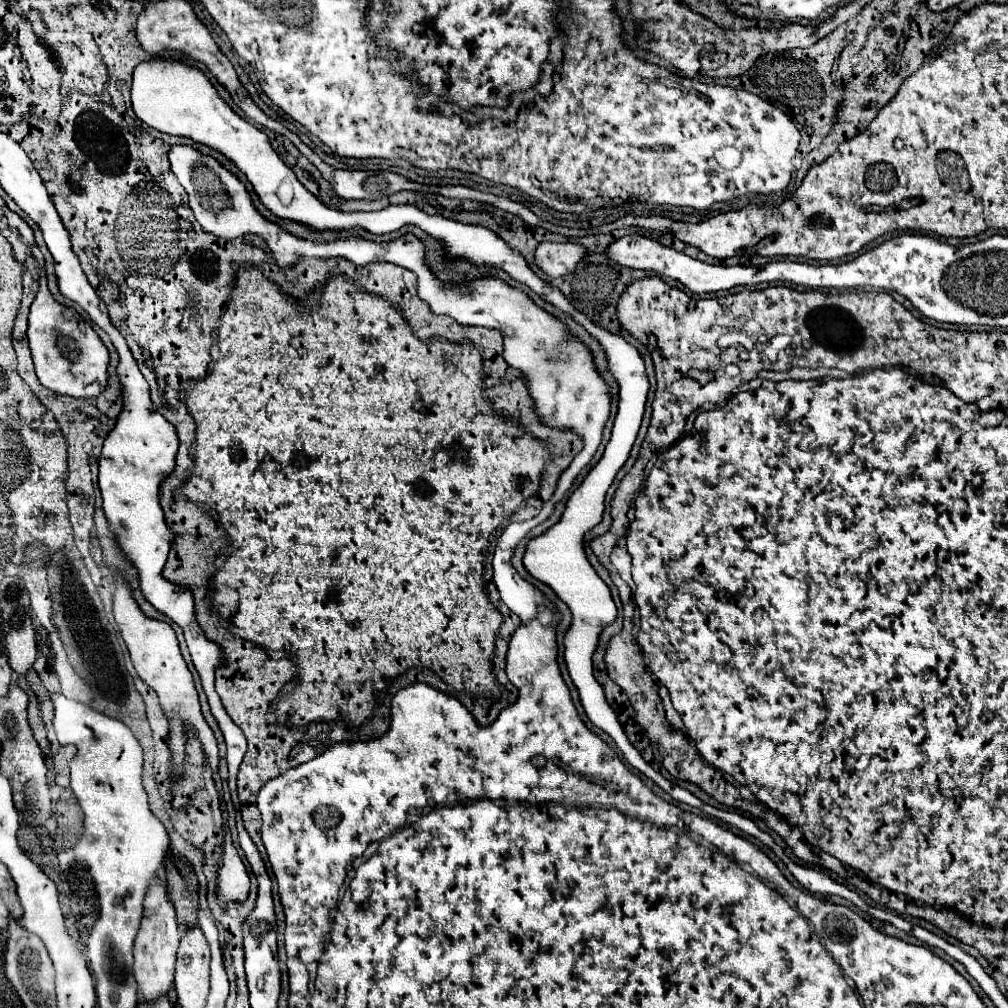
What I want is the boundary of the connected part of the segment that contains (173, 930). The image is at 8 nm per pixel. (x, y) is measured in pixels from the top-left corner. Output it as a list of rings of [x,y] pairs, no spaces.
[[[160,877],[152,879],[148,895],[144,899],[144,917],[134,941],[134,977],[138,985],[138,999],[144,1003],[156,1001],[160,995],[168,995],[174,983],[174,963],[180,943],[180,931],[176,925],[176,913],[166,897],[166,887]]]

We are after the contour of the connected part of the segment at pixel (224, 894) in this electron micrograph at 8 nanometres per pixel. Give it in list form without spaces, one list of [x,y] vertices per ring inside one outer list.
[[[228,843],[224,851],[224,861],[220,867],[220,879],[218,879],[218,901],[224,907],[228,901],[246,901],[250,891],[250,879],[246,873],[246,867],[234,849],[232,843]]]

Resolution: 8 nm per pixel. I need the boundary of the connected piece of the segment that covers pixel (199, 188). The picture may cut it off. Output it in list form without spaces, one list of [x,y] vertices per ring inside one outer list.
[[[172,145],[168,149],[170,149],[168,157],[170,157],[172,173],[178,177],[180,185],[186,189],[186,193],[190,197],[190,207],[194,211],[196,221],[202,225],[202,229],[216,235],[216,237],[224,237],[224,239],[236,239],[246,233],[254,233],[268,243],[268,247],[272,249],[276,263],[280,267],[290,267],[300,255],[320,257],[320,259],[344,257],[344,259],[352,261],[354,265],[368,265],[372,261],[388,261],[388,263],[400,265],[400,243],[422,243],[412,233],[406,233],[406,235],[402,235],[394,241],[388,241],[388,243],[378,243],[378,241],[370,241],[370,239],[354,237],[354,235],[350,235],[346,239],[334,239],[334,241],[322,241],[322,243],[296,237],[296,235],[288,233],[282,225],[268,221],[254,207],[254,201],[252,201],[250,193],[246,191],[244,183],[234,173],[224,169],[224,165],[220,161],[216,161],[210,155],[200,153],[192,145]]]

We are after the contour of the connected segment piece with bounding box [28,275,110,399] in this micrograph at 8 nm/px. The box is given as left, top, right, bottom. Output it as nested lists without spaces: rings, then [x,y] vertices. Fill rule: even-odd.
[[[46,275],[40,281],[40,289],[36,293],[36,299],[30,307],[28,317],[28,339],[30,351],[36,367],[36,375],[44,387],[48,387],[54,393],[70,395],[70,397],[96,397],[106,381],[108,381],[108,349],[102,343],[102,339],[96,335],[96,339],[80,333],[78,329],[80,315],[74,309],[68,309],[66,305],[58,303],[52,293],[46,287]],[[66,313],[72,313],[72,319],[66,319]]]

